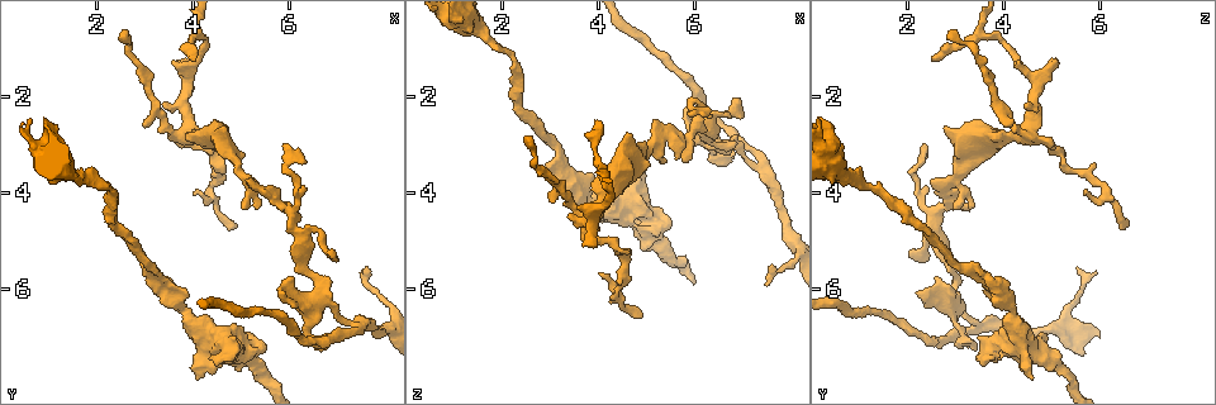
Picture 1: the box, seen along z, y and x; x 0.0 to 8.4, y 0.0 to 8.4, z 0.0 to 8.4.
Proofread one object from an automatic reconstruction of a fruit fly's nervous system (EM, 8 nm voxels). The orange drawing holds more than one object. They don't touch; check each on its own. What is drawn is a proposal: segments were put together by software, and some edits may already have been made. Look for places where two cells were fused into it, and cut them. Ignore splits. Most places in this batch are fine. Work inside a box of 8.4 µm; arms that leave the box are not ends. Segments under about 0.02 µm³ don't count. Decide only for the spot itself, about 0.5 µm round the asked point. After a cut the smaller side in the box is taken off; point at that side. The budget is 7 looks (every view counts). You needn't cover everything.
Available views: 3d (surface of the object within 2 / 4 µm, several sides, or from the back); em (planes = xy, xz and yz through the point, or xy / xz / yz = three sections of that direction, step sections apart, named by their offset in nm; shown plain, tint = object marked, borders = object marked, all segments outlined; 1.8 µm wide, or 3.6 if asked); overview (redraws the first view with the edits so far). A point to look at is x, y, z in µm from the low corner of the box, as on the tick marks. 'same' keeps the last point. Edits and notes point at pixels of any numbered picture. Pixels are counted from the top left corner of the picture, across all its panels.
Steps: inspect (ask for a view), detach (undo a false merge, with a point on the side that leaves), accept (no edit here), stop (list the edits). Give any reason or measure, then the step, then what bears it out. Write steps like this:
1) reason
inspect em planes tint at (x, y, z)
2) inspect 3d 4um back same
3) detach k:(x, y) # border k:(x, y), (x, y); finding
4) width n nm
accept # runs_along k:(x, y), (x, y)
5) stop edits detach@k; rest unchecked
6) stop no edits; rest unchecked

three-way junction
inspect em planes tint at (6.10, 4.50, 2.55)

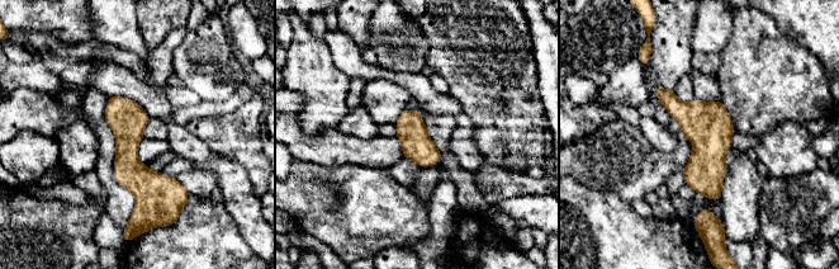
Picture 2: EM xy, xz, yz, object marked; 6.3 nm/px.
width 190 nm
accept # runs_along 2:(659, 89), (707, 138), (717, 197); one cell here

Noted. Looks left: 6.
branch point
inspect 3d 2um at (7.35, 6.75, 3.50)

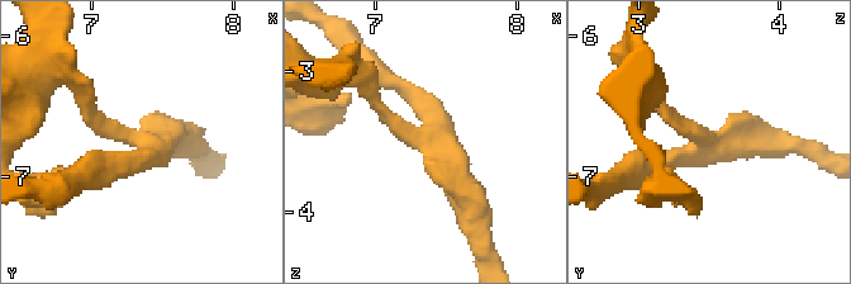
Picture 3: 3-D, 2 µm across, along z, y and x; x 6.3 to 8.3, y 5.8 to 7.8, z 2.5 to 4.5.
arms 3
inspect em yz step 8 tint at (7.32, 6.74, 3.42)

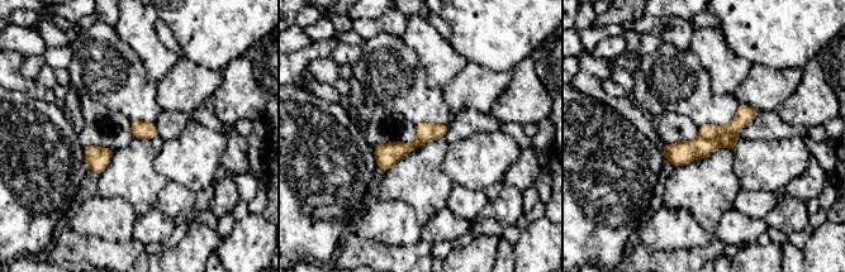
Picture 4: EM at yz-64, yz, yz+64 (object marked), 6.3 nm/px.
cut it another way
inspect em planes borders same

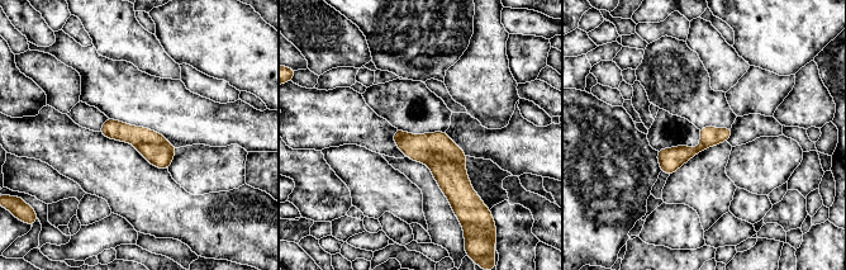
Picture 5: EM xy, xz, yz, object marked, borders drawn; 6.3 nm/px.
width 130 nm
detach 5:(452, 179) # a second cell is stuck on

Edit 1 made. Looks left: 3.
inspect em 3.6um xz step 4 tint at (3.90, 2.75, 4.45)

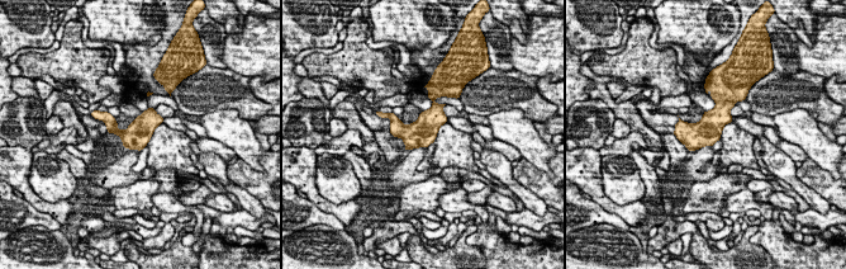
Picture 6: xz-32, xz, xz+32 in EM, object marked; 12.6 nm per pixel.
cut it another way
inspect em 3.6um planes borders same

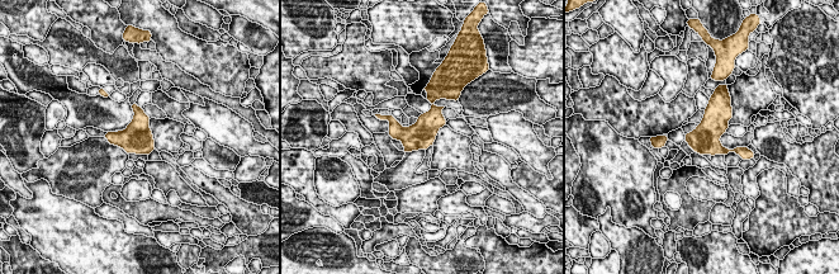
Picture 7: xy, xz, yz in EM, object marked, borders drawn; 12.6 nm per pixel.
accept # one cell here

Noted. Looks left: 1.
stop edits detach@5; rest unchecked

